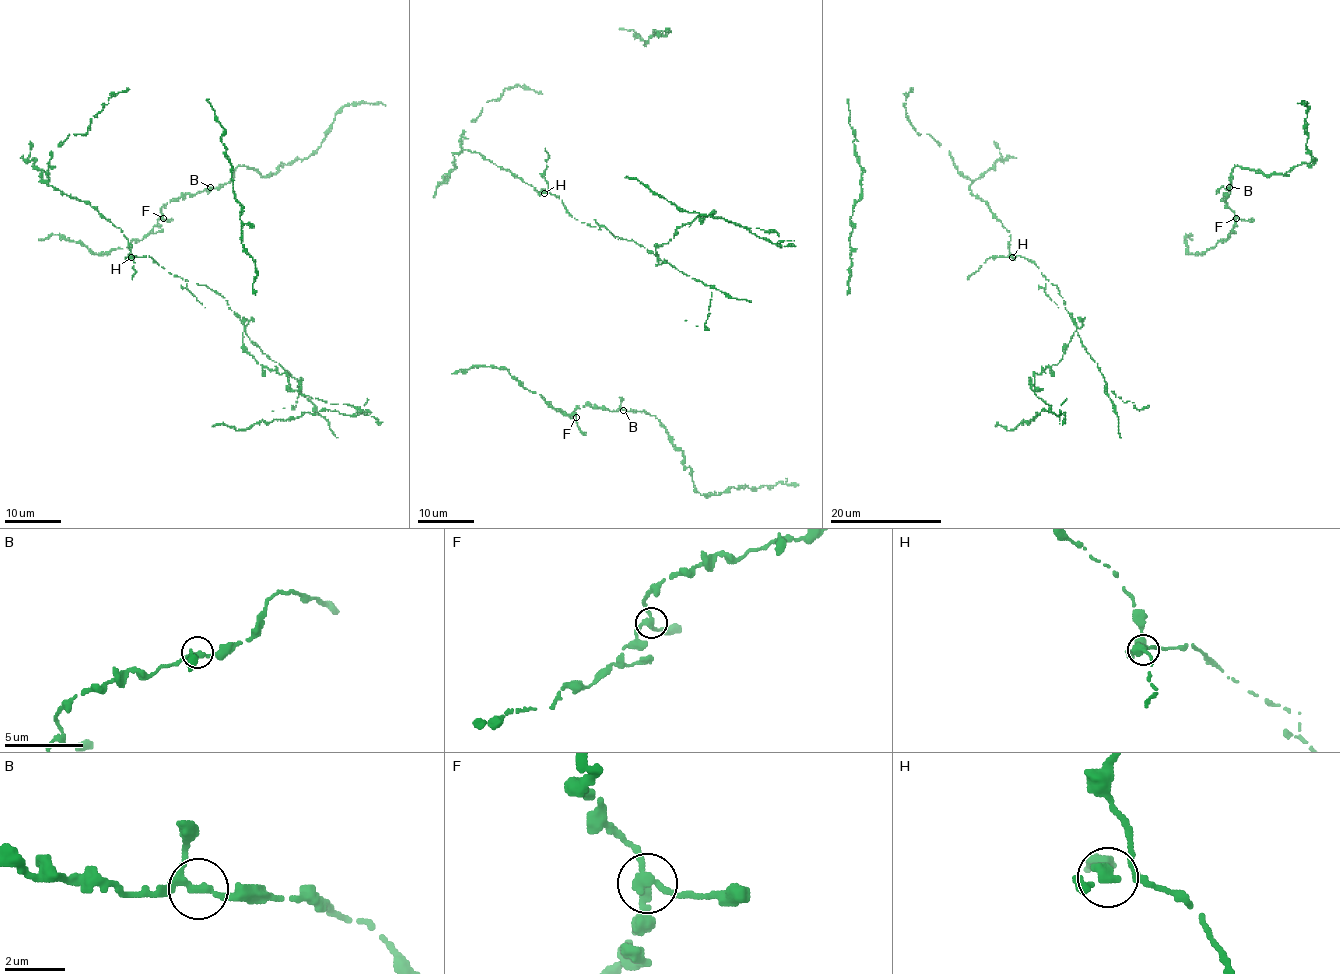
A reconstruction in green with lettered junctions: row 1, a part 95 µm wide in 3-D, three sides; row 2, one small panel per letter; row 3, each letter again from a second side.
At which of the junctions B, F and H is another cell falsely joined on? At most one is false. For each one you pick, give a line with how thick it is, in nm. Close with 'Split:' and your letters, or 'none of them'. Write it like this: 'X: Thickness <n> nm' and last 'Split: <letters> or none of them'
H: Thickness 280 nm
Split: H

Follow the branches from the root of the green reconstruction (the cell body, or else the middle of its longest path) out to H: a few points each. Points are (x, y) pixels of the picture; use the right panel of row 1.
H: (1038, 267), (1020, 256), (1012, 257)

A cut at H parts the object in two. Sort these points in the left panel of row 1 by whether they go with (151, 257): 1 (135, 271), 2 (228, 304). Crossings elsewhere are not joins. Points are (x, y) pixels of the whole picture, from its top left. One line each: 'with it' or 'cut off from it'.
1: with it
2: with it

